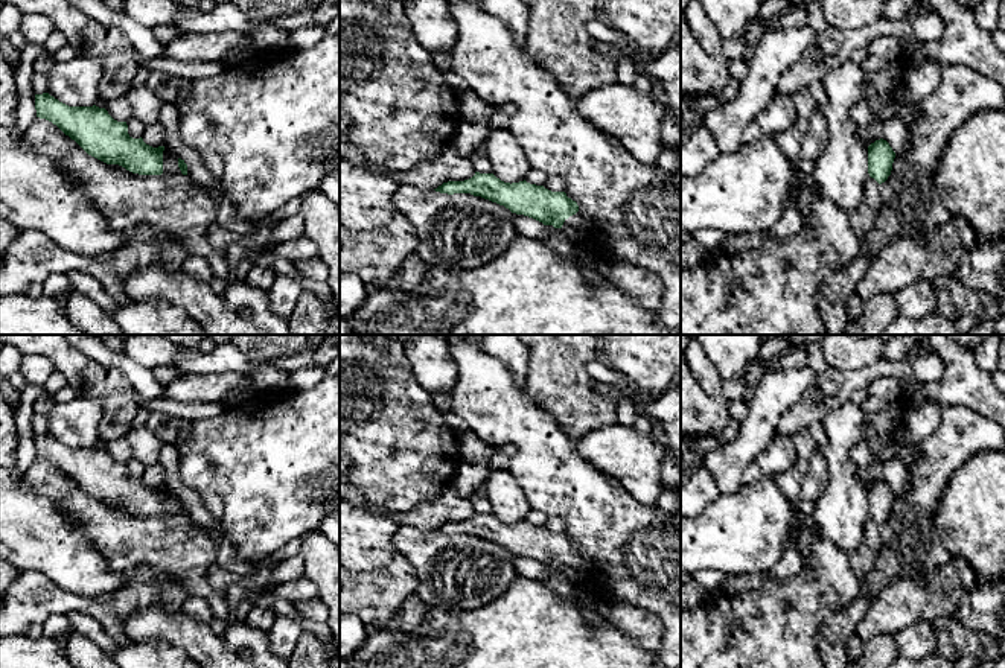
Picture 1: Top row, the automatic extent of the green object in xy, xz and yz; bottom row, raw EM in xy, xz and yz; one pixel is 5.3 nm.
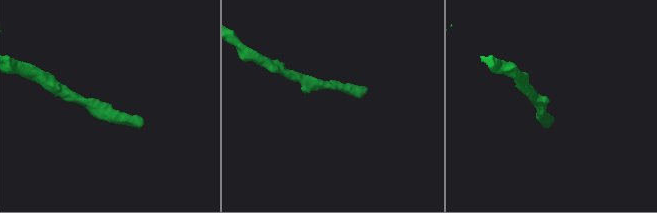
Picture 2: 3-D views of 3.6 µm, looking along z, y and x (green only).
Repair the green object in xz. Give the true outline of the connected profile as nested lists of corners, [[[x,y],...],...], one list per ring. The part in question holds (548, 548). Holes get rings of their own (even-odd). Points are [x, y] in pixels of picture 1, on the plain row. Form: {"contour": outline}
{"contour": [[[480,514],[464,522],[448,522],[434,530],[440,534],[471,534],[481,537],[512,554],[533,558],[544,566],[553,566],[576,578],[586,568],[586,557],[577,543],[565,533],[551,533],[544,526],[519,523],[504,523],[493,514]]]}

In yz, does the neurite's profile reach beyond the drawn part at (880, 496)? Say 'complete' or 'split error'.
complete

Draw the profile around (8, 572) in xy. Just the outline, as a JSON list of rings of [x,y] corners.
[[[0,558],[0,600],[8,592],[12,581],[18,577],[20,571],[9,561]]]

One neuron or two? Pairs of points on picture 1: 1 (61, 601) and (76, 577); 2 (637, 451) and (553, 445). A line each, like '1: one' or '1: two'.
1: two
2: two

